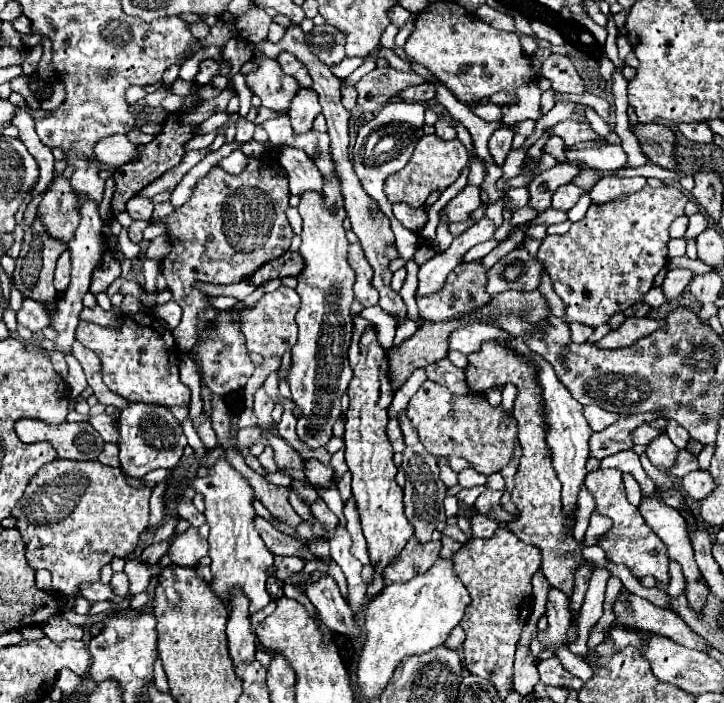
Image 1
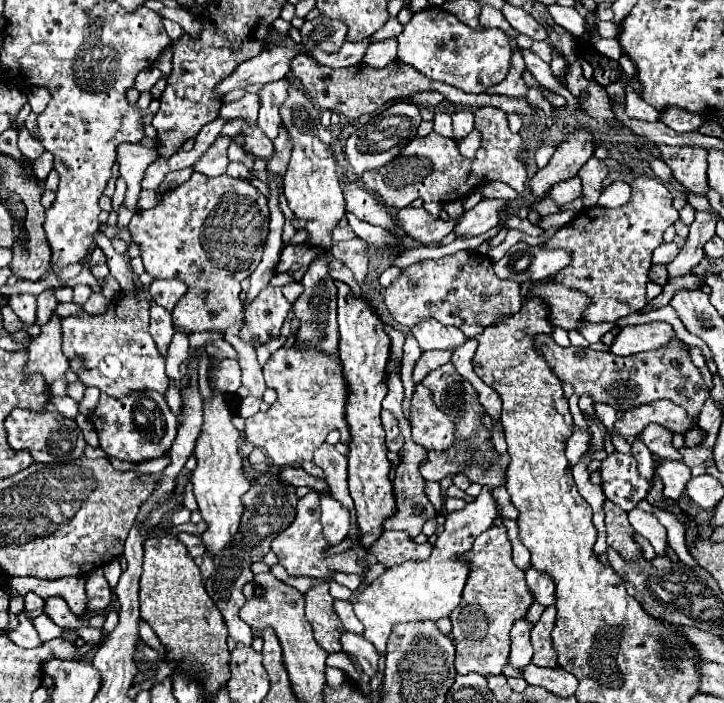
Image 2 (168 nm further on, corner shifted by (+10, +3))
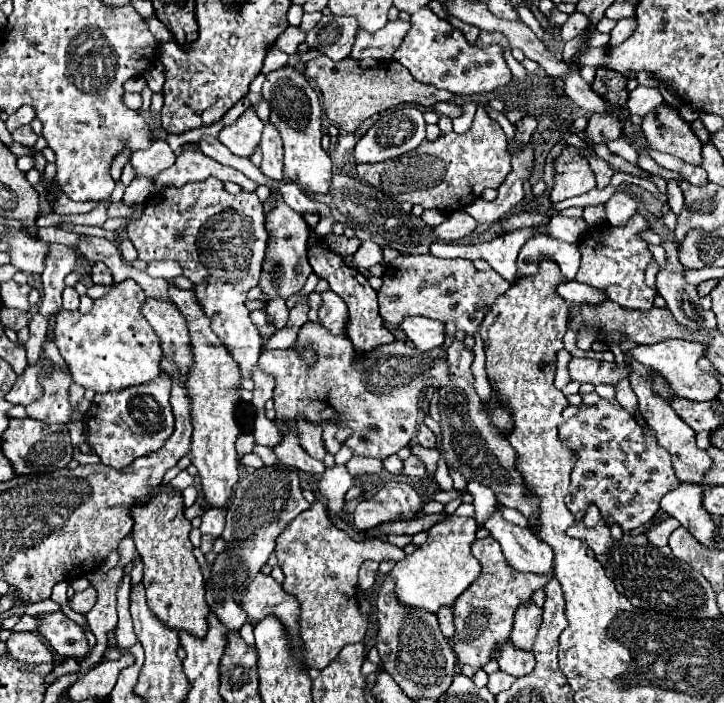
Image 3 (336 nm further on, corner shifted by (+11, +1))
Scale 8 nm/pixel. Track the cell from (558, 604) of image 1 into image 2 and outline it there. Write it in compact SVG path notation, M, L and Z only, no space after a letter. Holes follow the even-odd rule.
M530 567L526 571L526 583L530 589L530 595L534 597L536 603L550 607L554 605L554 583L552 579L546 579L546 575L534 571L534 567Z

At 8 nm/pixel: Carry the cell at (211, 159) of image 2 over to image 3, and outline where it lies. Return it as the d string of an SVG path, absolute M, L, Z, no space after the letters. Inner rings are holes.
M183 151L177 157L177 161L173 163L173 167L169 167L169 169L161 171L157 177L153 177L153 183L155 183L157 191L161 191L165 187L183 187L193 181L205 181L207 177L217 177L221 181L233 181L247 193L255 193L259 187L259 183L247 179L241 171L237 171L233 167L225 167L225 165L209 159L201 151Z

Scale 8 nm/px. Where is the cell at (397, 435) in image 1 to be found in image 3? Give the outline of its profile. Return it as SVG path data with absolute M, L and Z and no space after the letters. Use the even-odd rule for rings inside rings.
M307 321L299 335L297 335L297 343L299 345L307 345L311 343L317 351L319 361L311 367L307 367L301 359L301 355L295 349L285 349L285 351L263 351L259 357L259 367L275 377L275 391L273 391L273 401L275 401L275 411L277 411L277 421L289 419L293 423L293 431L283 435L281 445L277 445L273 451L275 455L281 459L283 465L293 467L293 469L303 469L305 473L321 474L325 470L323 462L312 458L297 439L297 425L295 425L295 417L299 413L303 413L309 421L323 425L325 421L335 421L339 427L347 425L353 429L353 435L345 441L347 447L353 449L355 455L363 455L363 457L377 457L377 459L385 459L393 453L397 453L399 449L407 447L411 435L417 431L417 419L419 419L419 397L427 387L435 387L441 389L445 385L449 385L449 363L447 363L447 355L443 347L435 347L431 351L421 353L419 349L413 349L401 341L393 341L389 345L379 345L363 355L357 355L351 339L345 333L333 335L329 329L325 329L319 323L311 323Z

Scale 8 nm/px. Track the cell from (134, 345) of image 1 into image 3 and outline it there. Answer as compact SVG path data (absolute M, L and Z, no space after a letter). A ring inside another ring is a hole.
M127 279L115 283L107 295L95 299L89 313L65 309L57 313L55 345L77 385L103 393L143 385L159 375L159 359L163 355L161 341L153 327L141 317L141 301L145 301L143 289L133 279Z

